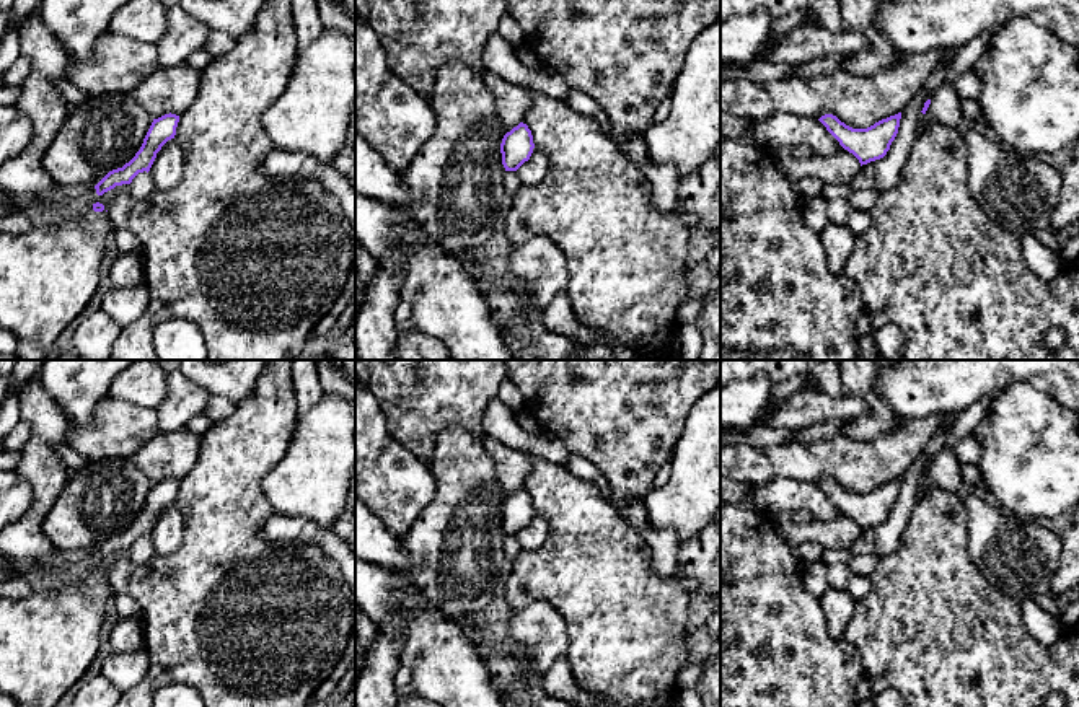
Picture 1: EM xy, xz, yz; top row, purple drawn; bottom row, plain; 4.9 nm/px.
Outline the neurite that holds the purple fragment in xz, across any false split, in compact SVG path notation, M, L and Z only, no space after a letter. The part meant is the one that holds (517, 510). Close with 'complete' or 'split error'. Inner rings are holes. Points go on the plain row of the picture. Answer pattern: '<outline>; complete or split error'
M520 487L507 497L500 508L502 529L505 536L517 536L530 525L533 513L533 500L526 489Z; complete

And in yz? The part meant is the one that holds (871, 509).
M901 477L882 484L867 494L852 494L833 479L825 479L818 485L862 531L887 520L898 498L900 484Z; complete

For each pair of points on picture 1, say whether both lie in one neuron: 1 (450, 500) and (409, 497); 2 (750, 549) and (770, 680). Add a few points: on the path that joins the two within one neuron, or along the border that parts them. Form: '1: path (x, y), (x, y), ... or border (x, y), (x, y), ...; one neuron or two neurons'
1: border (429, 465), (434, 474), (436, 496), (408, 530); two neurons
2: path (747, 582), (747, 647); one neuron

